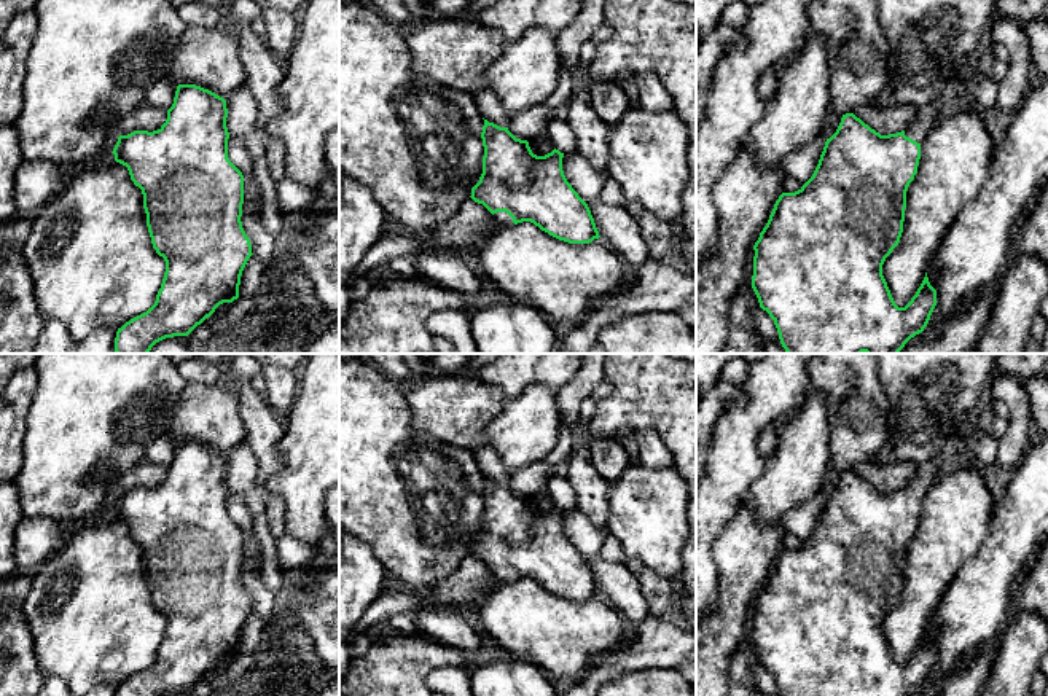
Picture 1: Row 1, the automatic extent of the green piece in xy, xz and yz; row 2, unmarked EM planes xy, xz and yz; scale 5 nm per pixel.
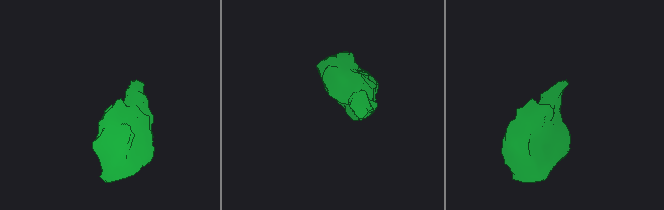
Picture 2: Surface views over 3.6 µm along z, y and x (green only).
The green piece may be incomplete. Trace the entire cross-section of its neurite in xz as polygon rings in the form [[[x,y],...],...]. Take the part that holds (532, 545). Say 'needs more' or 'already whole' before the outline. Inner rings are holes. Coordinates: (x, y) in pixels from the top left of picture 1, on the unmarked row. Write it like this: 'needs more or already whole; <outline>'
needs more; [[[487,476],[481,495],[483,530],[470,554],[492,570],[495,581],[530,578],[569,600],[600,594],[588,561],[564,532],[564,510],[554,505],[537,513],[527,497]]]

